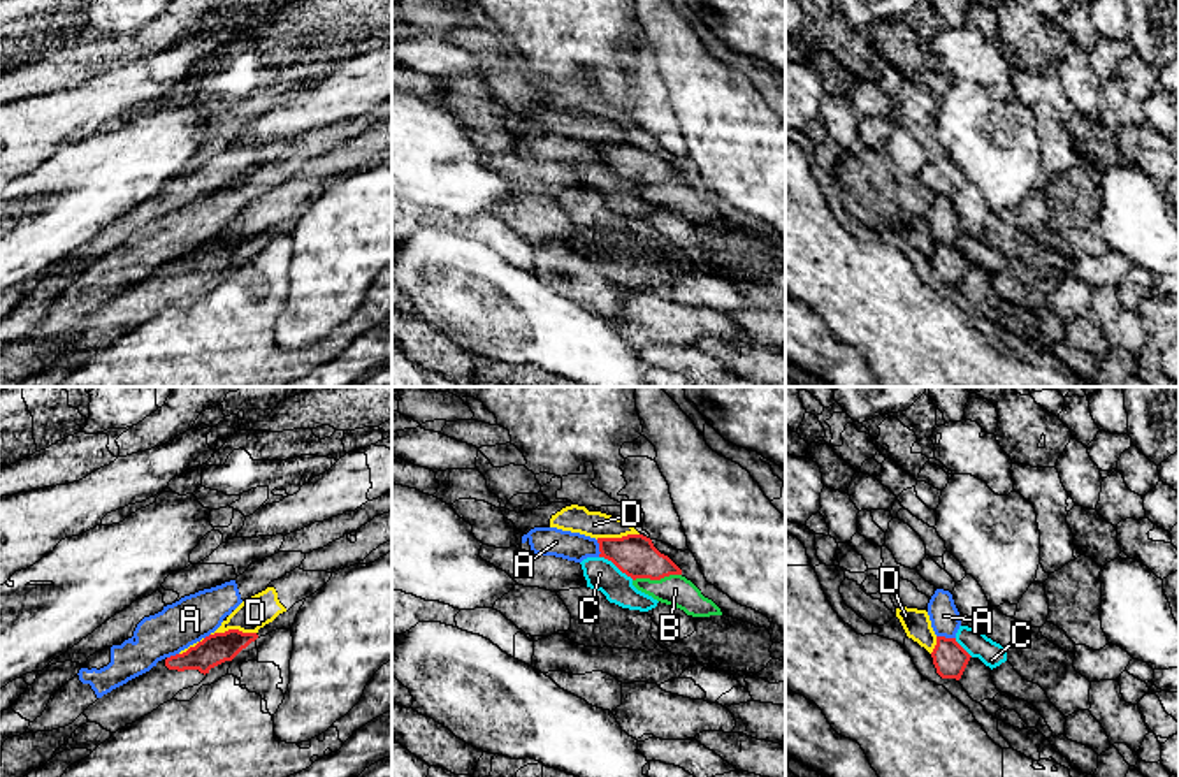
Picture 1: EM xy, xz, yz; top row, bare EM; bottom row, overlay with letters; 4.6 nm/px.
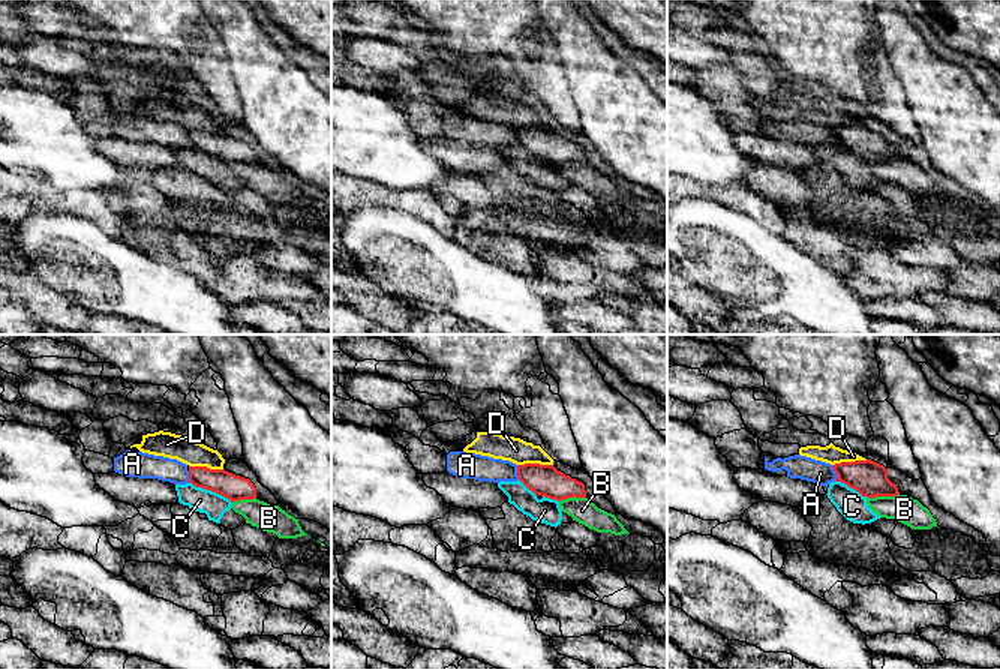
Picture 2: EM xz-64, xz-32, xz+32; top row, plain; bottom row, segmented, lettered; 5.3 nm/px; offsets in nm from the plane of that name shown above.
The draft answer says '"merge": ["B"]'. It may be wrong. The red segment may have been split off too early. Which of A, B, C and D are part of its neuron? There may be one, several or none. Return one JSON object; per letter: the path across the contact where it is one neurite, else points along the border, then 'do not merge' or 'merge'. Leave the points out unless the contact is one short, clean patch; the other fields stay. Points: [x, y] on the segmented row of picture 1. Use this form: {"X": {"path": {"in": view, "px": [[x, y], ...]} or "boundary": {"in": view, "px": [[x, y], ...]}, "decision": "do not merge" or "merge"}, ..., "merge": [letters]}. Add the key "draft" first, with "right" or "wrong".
{"draft": "wrong", "A": {"boundary": {"in": "yz", "px": [[937, 635], [954, 639]]}, "decision": "do not merge"}, "B": {"boundary": {"in": "xz", "px": [[680, 573], [633, 580]]}, "decision": "do not merge"}, "C": {"boundary": {"in": "xz", "px": [[600, 556], [633, 579]]}, "decision": "do not merge"}, "D": {"decision": "do not merge"}, "merge": []}

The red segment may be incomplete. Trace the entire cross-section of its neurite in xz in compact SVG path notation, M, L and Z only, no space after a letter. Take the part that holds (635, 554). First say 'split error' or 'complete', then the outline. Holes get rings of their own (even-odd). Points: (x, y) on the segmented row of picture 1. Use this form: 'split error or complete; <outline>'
complete; M643 534L597 538L597 543L599 557L611 561L633 580L661 580L669 575L682 575L682 570L668 556L661 554L652 540Z

